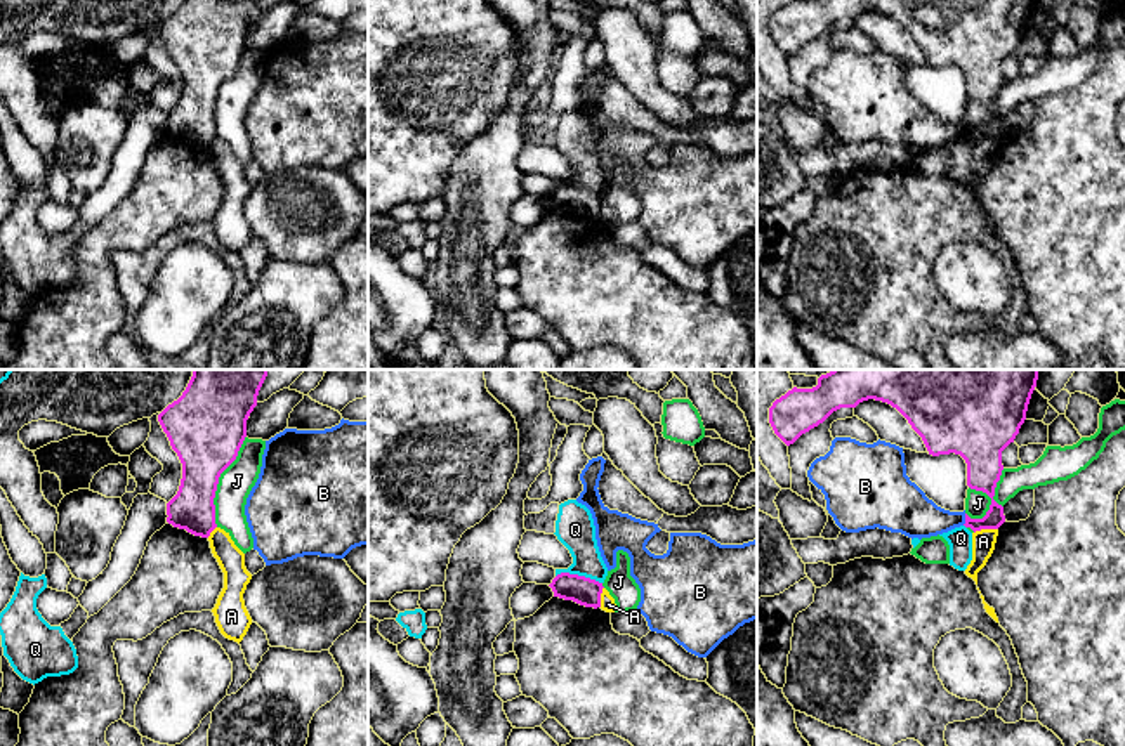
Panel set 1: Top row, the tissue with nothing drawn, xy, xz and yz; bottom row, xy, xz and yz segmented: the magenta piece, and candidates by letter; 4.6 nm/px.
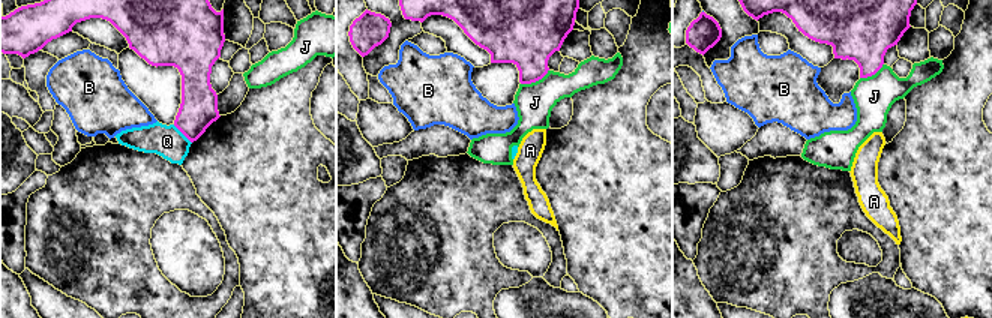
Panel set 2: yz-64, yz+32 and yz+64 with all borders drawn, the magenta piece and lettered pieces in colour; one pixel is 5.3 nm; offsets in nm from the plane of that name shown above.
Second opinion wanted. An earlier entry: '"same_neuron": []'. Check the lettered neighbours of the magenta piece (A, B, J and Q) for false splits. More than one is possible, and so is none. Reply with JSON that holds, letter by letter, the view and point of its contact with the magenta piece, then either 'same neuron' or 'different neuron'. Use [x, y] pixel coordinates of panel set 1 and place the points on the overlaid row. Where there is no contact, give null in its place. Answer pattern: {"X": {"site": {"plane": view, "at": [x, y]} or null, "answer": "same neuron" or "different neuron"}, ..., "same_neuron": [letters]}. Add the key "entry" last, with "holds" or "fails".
{"A": {"site": {"plane": "yz", "at": [985, 528]}, "answer": "different neuron"}, "B": {"site": {"plane": "yz", "at": [966, 519]}, "answer": "different neuron"}, "J": {"site": {"plane": "yz", "at": [992, 498]}, "answer": "different neuron"}, "Q": {"site": {"plane": "xz", "at": [577, 575]}, "answer": "different neuron"}, "same_neuron": [], "entry": "holds"}

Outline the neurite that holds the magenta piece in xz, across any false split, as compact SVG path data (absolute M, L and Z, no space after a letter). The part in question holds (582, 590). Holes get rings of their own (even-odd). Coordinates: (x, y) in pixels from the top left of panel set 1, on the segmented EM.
M569 573L557 574L549 585L554 597L573 600L585 607L601 607L602 583Z

